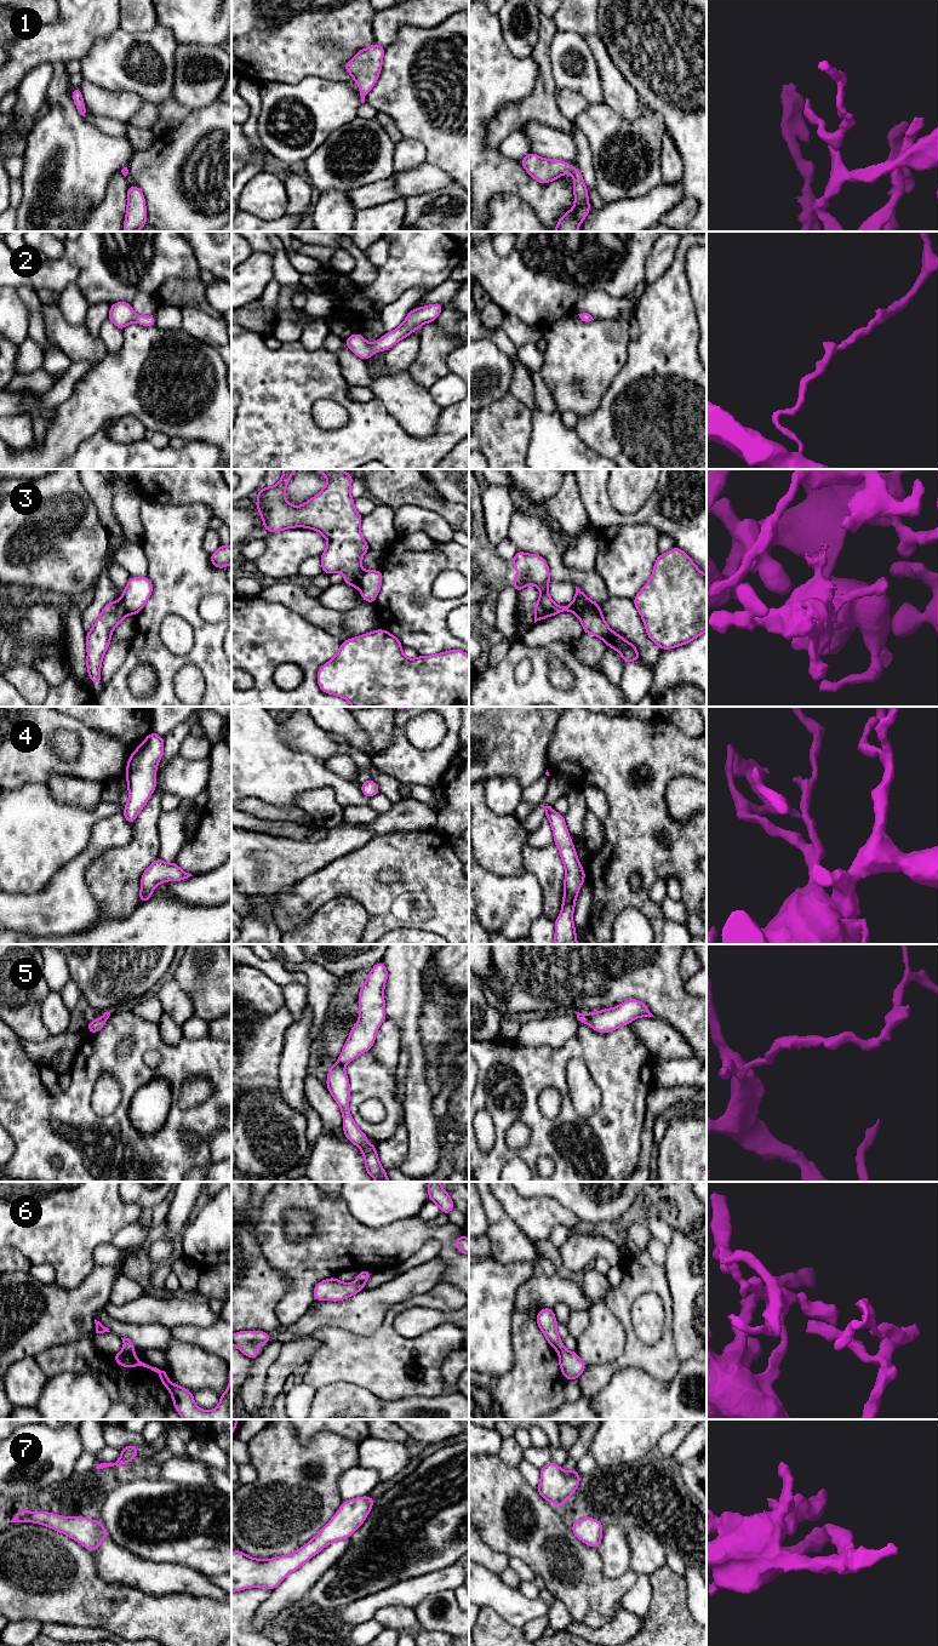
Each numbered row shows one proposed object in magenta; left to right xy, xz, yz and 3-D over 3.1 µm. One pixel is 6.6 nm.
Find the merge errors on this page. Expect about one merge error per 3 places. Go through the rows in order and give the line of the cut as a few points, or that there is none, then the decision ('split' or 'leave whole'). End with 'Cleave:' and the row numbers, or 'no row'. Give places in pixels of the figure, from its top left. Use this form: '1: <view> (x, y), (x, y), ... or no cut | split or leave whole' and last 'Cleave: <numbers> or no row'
1: no cut | leave whole
2: no cut | leave whole
3: yz (572, 603), (579, 607), (600, 611) | split
4: no cut | leave whole
5: yz (590, 1013), (585, 1022) | split
6: no cut | leave whole
7: no cut | leave whole
Cleave: 3, 5

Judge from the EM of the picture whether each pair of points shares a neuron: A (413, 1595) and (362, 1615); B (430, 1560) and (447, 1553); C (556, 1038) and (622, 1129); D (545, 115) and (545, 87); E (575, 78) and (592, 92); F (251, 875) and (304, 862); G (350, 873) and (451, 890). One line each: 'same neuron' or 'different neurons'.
A: same neuron
B: same neuron
C: different neurons
D: same neuron
E: same neuron
F: same neuron
G: same neuron

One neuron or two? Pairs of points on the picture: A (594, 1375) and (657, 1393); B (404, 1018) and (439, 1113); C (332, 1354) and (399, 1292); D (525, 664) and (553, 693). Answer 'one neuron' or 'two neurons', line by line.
A: two neurons
B: two neurons
C: two neurons
D: two neurons

